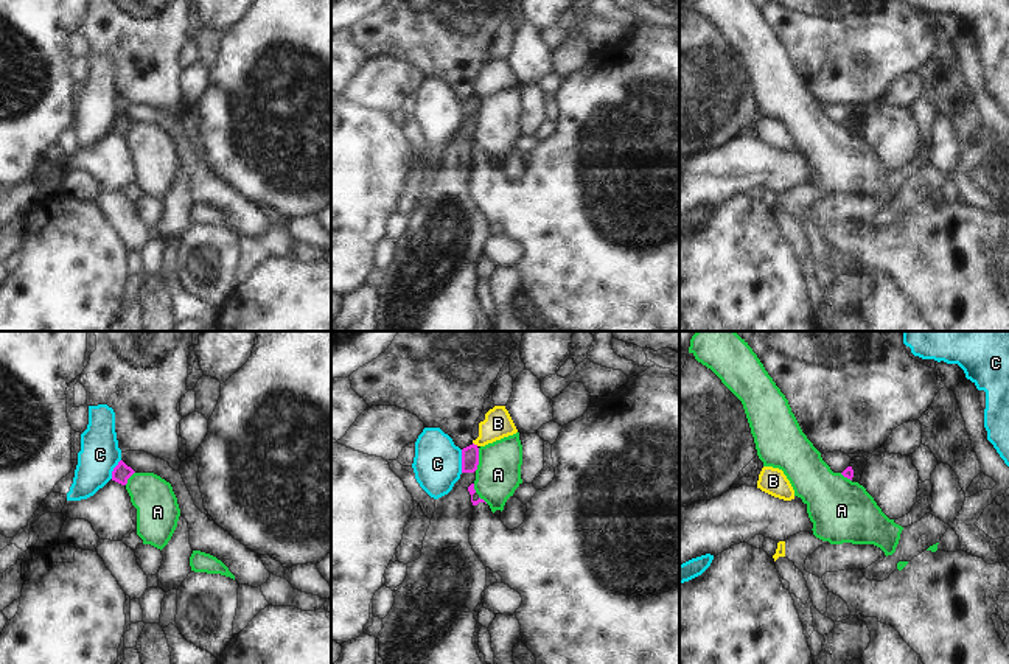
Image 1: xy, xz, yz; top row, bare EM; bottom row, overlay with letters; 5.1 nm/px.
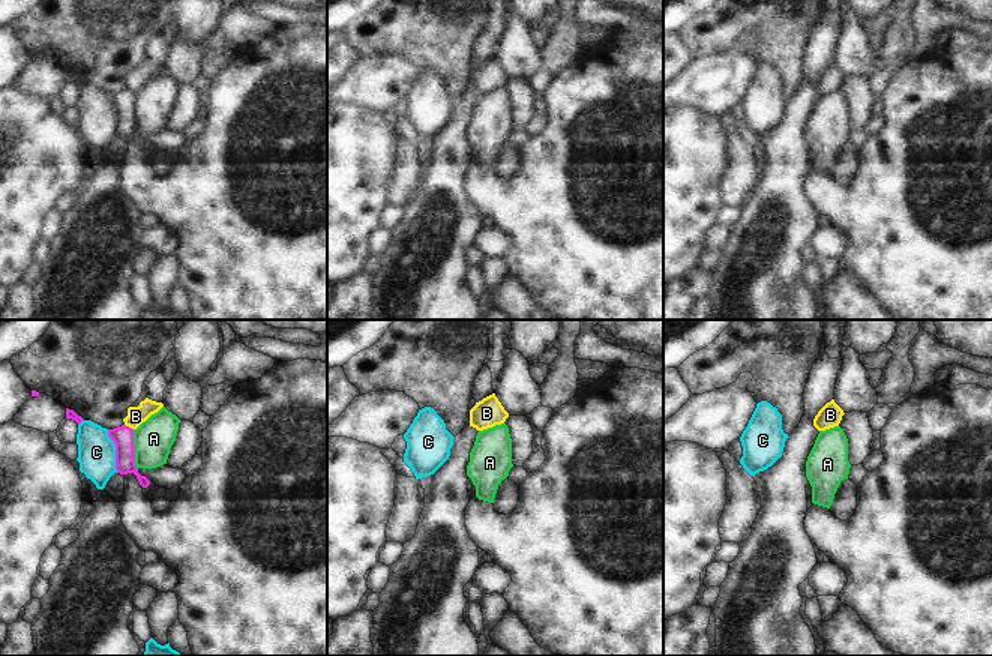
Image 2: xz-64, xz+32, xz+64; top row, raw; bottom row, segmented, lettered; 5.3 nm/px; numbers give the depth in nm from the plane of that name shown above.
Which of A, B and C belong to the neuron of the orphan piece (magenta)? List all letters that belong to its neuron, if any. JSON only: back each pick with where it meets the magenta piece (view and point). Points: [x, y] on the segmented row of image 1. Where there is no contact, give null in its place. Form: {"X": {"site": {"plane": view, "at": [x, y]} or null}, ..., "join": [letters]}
{"join": []}

